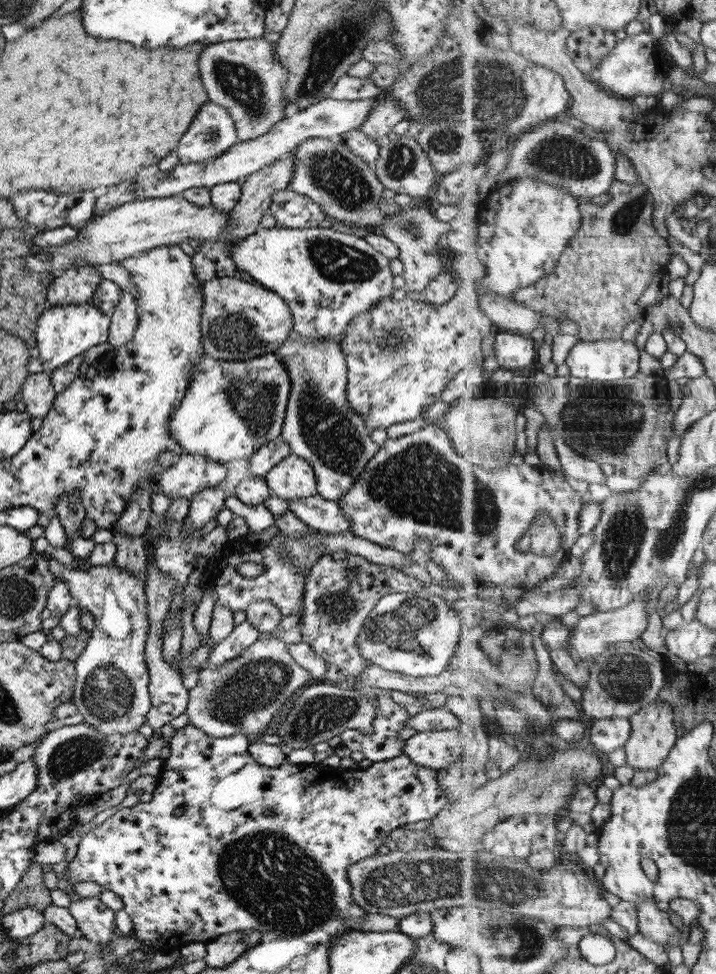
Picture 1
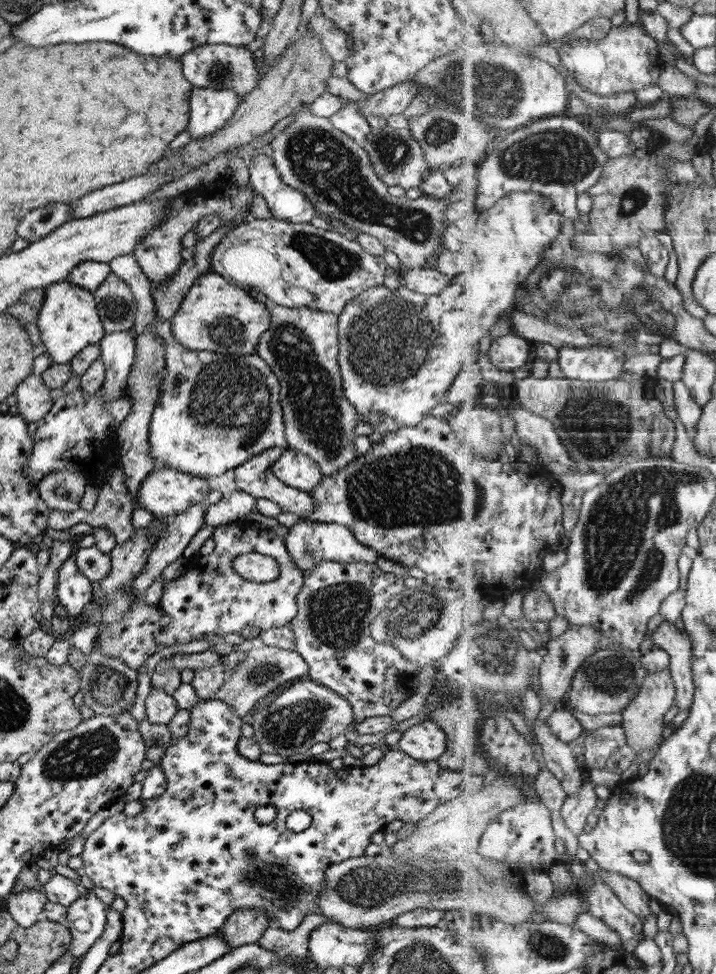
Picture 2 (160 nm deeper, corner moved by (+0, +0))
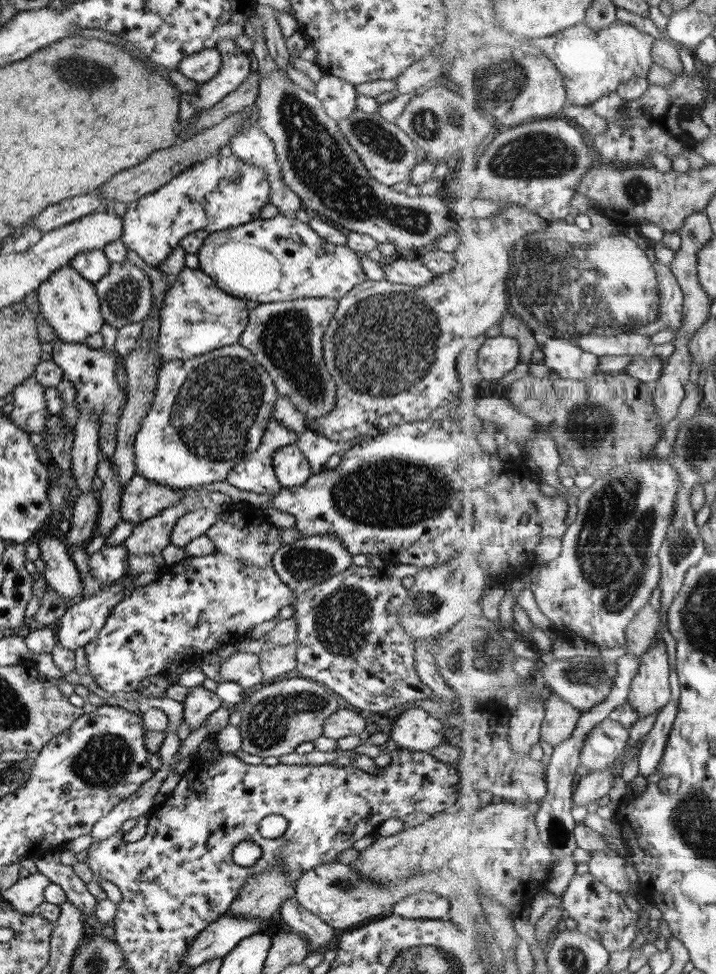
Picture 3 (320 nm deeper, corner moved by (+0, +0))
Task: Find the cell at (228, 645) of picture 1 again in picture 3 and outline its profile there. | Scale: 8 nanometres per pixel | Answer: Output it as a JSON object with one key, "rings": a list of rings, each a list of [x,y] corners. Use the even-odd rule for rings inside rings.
{"rings":[[[197,685],[188,690],[185,701],[182,703],[183,721],[187,723],[189,731],[197,730],[203,721],[219,709],[220,701],[213,692],[204,690],[201,685]]]}

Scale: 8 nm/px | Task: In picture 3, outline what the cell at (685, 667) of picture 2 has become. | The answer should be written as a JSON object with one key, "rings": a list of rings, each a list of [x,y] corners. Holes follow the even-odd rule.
{"rings":[[[681,698],[671,700],[658,714],[654,727],[648,729],[638,758],[638,769],[643,777],[649,778],[657,771],[659,760],[663,757],[667,747],[669,734],[677,720],[679,706],[681,706]]]}

